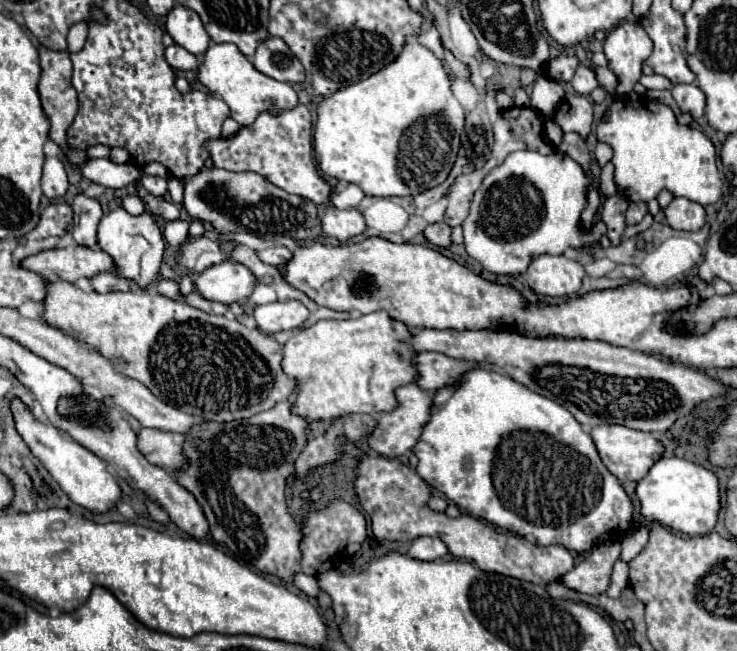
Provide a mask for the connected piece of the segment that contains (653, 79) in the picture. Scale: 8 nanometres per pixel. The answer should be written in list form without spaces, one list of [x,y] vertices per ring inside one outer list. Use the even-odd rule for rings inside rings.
[[[643,75],[639,83],[643,83],[645,89],[671,89],[673,87],[673,83],[667,77],[661,77],[661,75],[651,75],[651,77]]]

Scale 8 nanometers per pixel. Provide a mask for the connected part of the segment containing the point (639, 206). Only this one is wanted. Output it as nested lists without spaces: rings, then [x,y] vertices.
[[[639,201],[639,203],[629,203],[627,213],[625,213],[625,217],[627,217],[627,225],[635,225],[635,223],[639,223],[639,221],[645,217],[645,213],[647,213],[647,205],[645,205],[643,201]]]

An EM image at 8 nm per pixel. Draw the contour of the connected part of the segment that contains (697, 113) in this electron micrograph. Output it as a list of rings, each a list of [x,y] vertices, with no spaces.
[[[675,85],[671,93],[683,113],[689,113],[693,119],[703,117],[705,95],[697,85]]]

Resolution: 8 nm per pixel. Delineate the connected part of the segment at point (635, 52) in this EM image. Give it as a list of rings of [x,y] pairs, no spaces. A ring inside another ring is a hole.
[[[625,21],[613,29],[605,39],[605,55],[609,69],[617,77],[617,95],[633,91],[633,85],[641,77],[641,65],[651,55],[653,41],[639,23]]]

